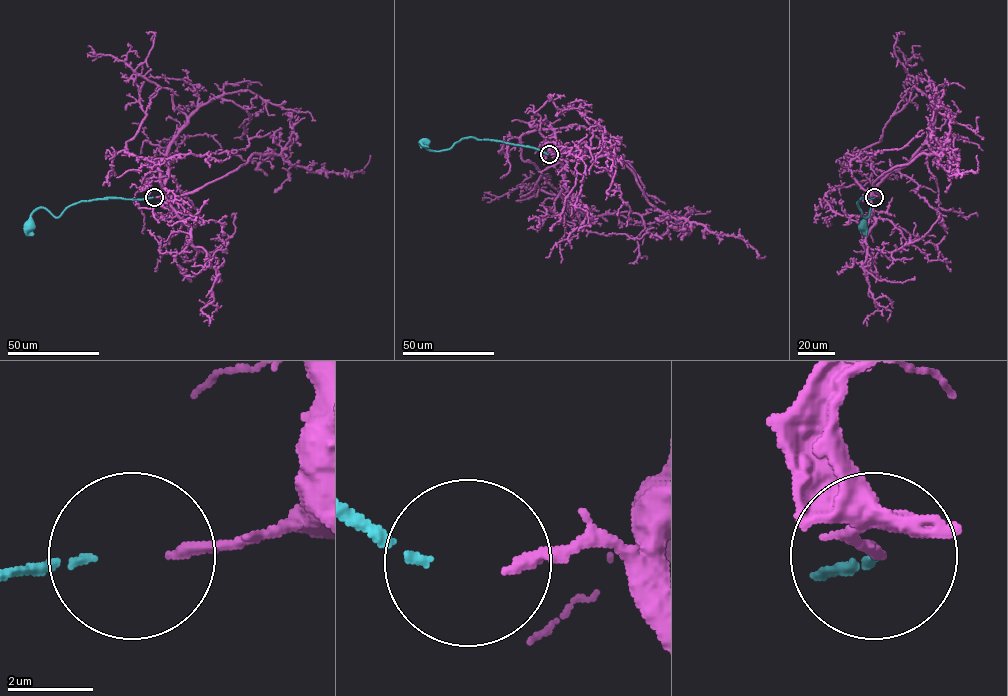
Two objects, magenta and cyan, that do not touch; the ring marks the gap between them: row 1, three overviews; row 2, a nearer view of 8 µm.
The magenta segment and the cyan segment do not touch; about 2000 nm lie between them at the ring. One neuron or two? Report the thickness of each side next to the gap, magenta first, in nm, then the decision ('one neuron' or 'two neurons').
calibres 260 and 150 nm; one neuron

